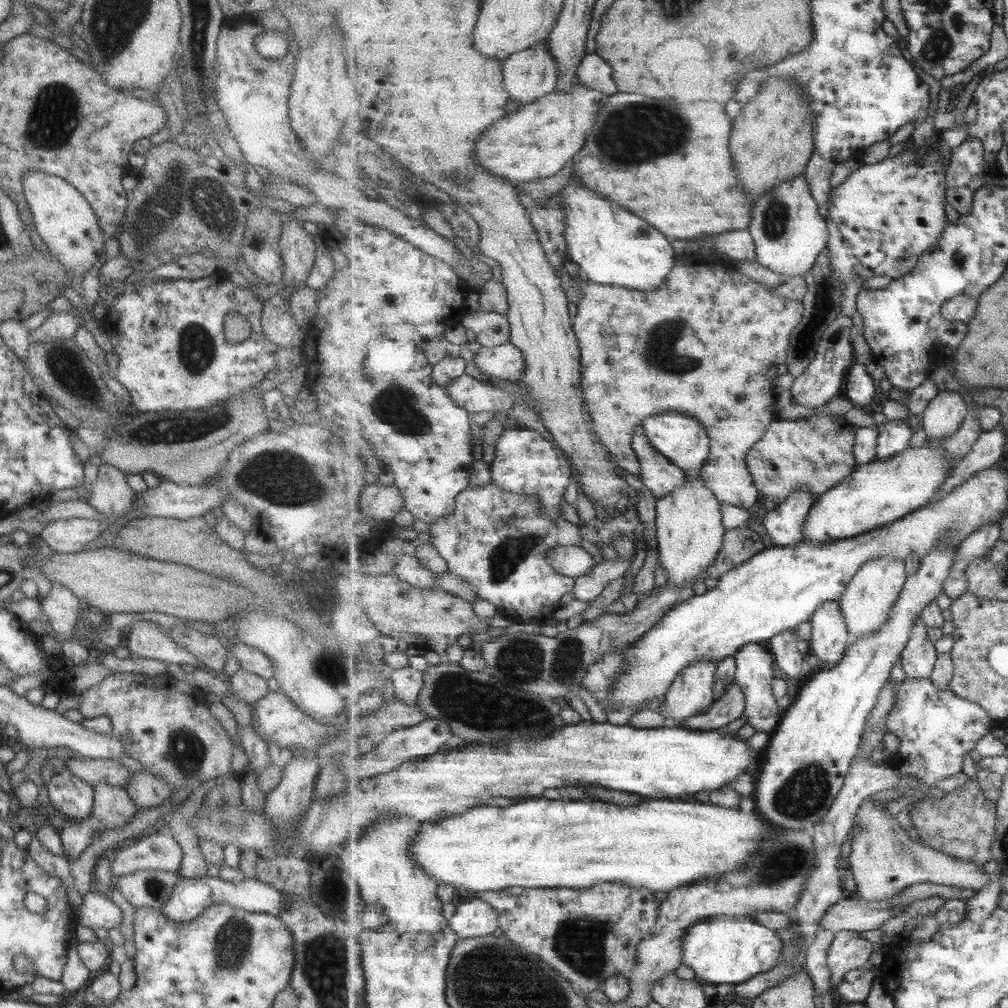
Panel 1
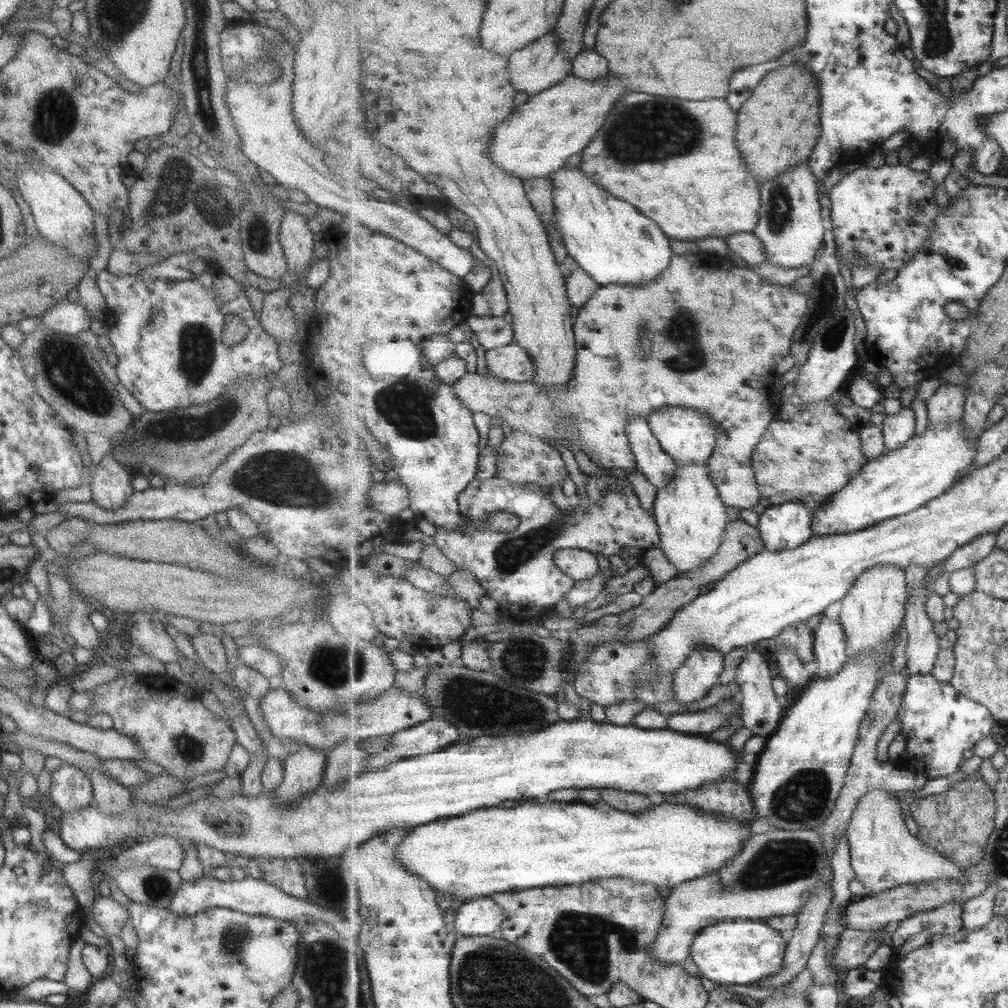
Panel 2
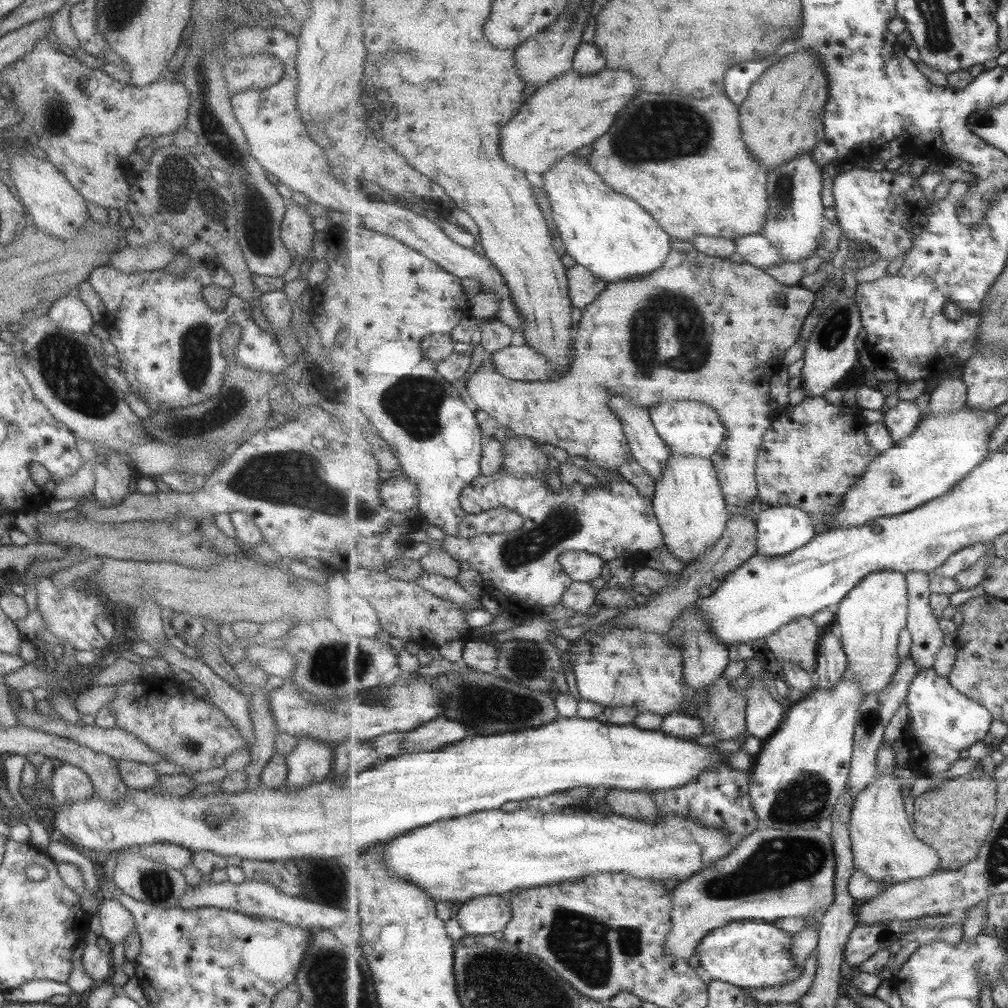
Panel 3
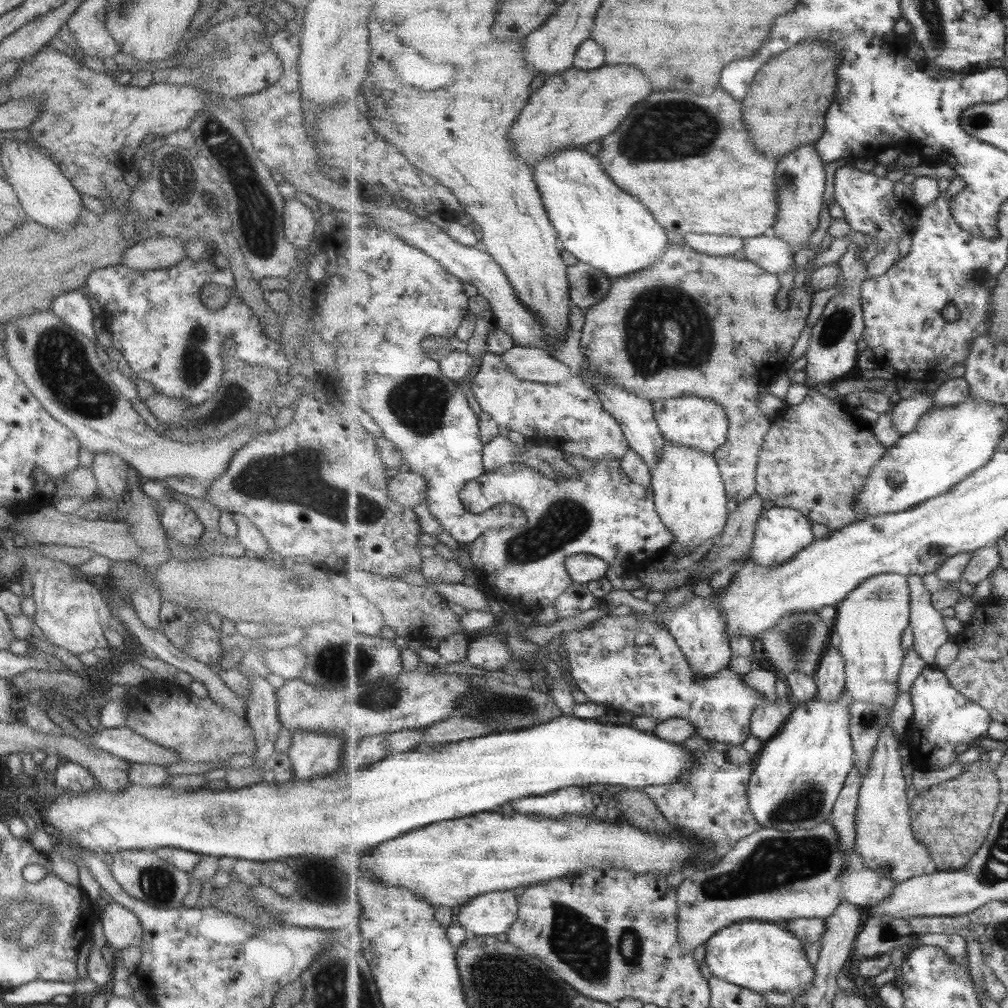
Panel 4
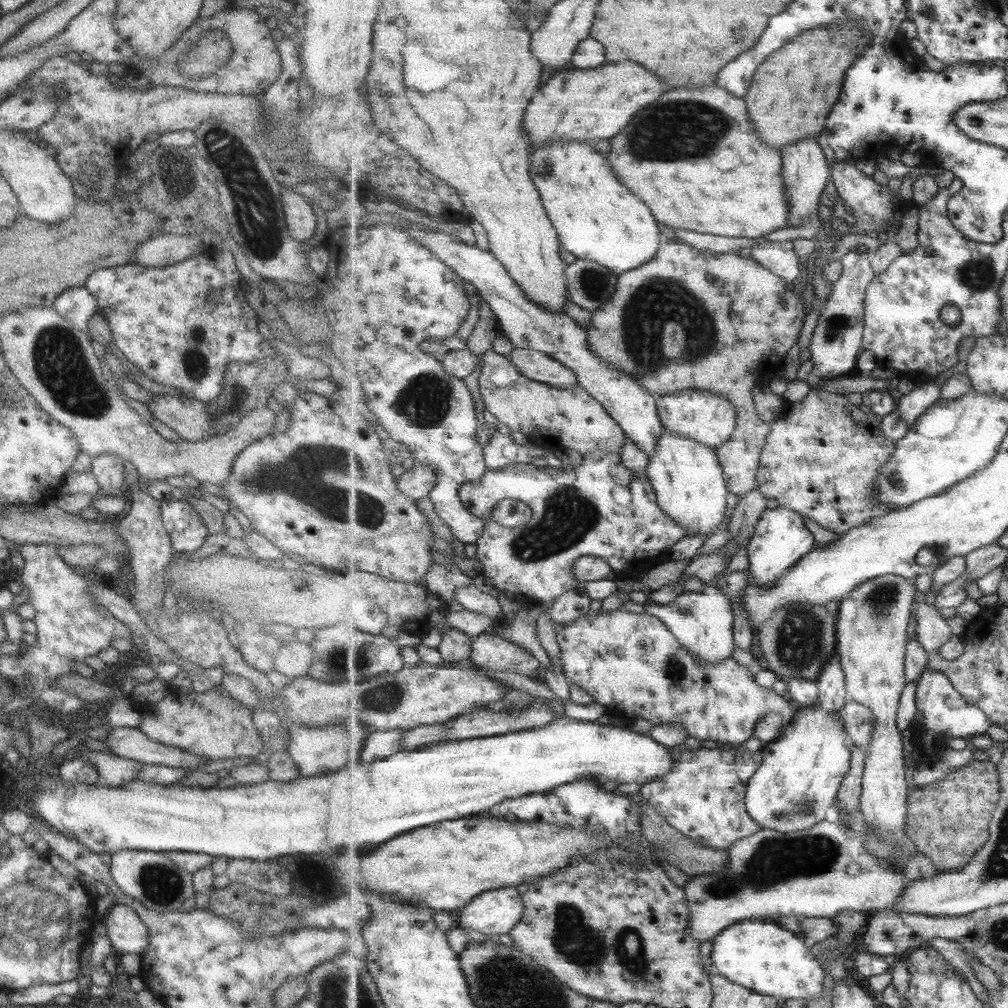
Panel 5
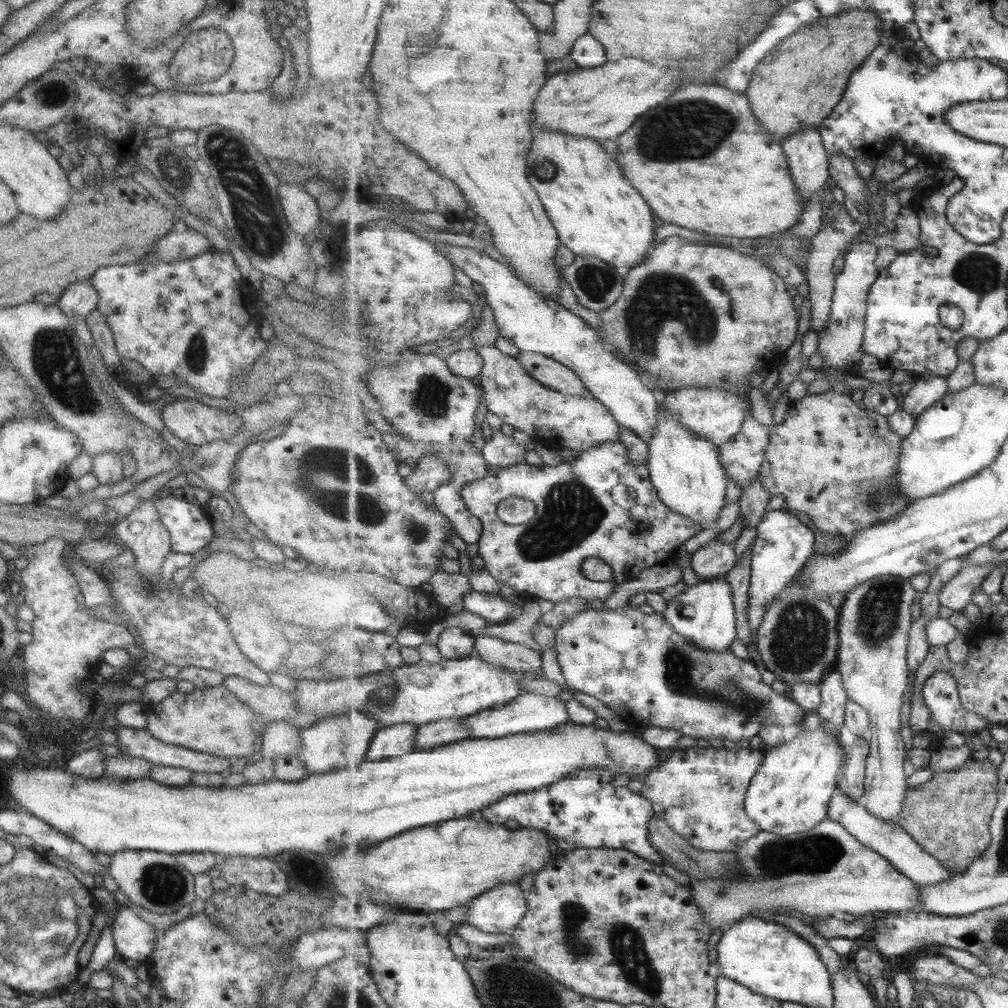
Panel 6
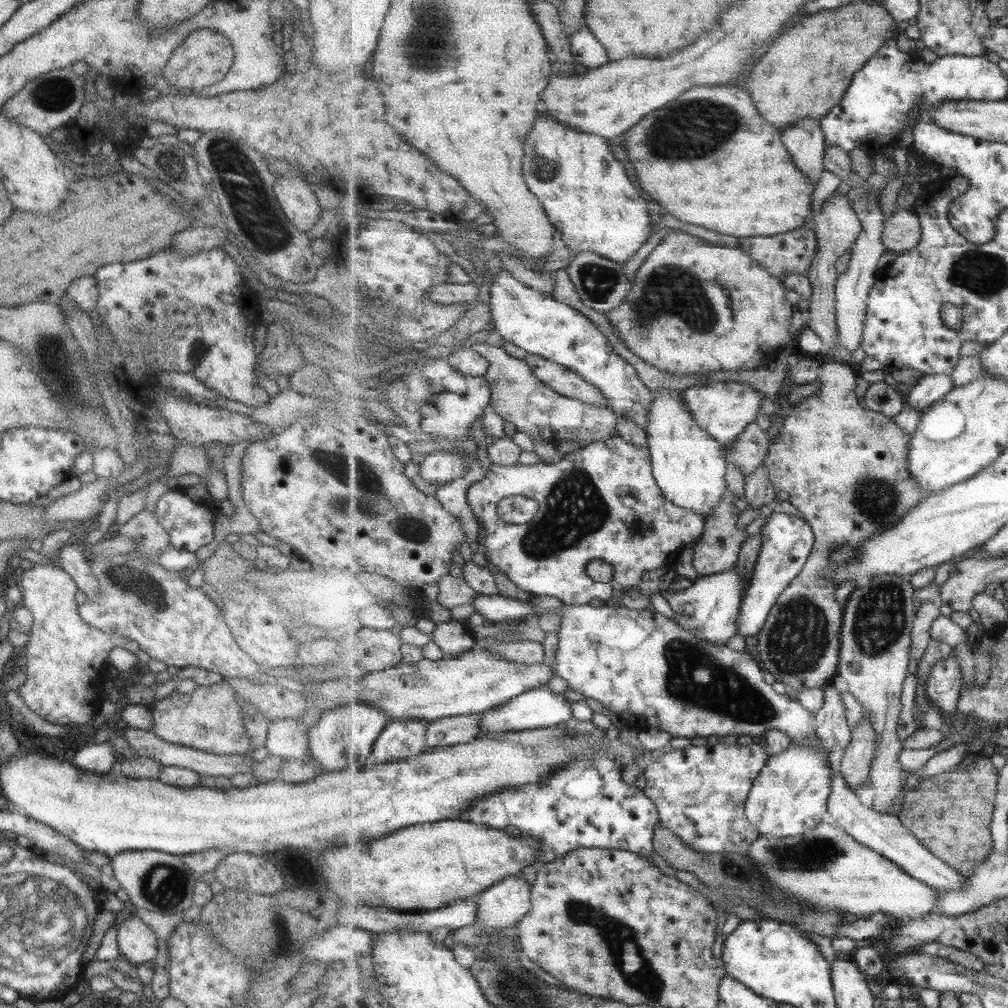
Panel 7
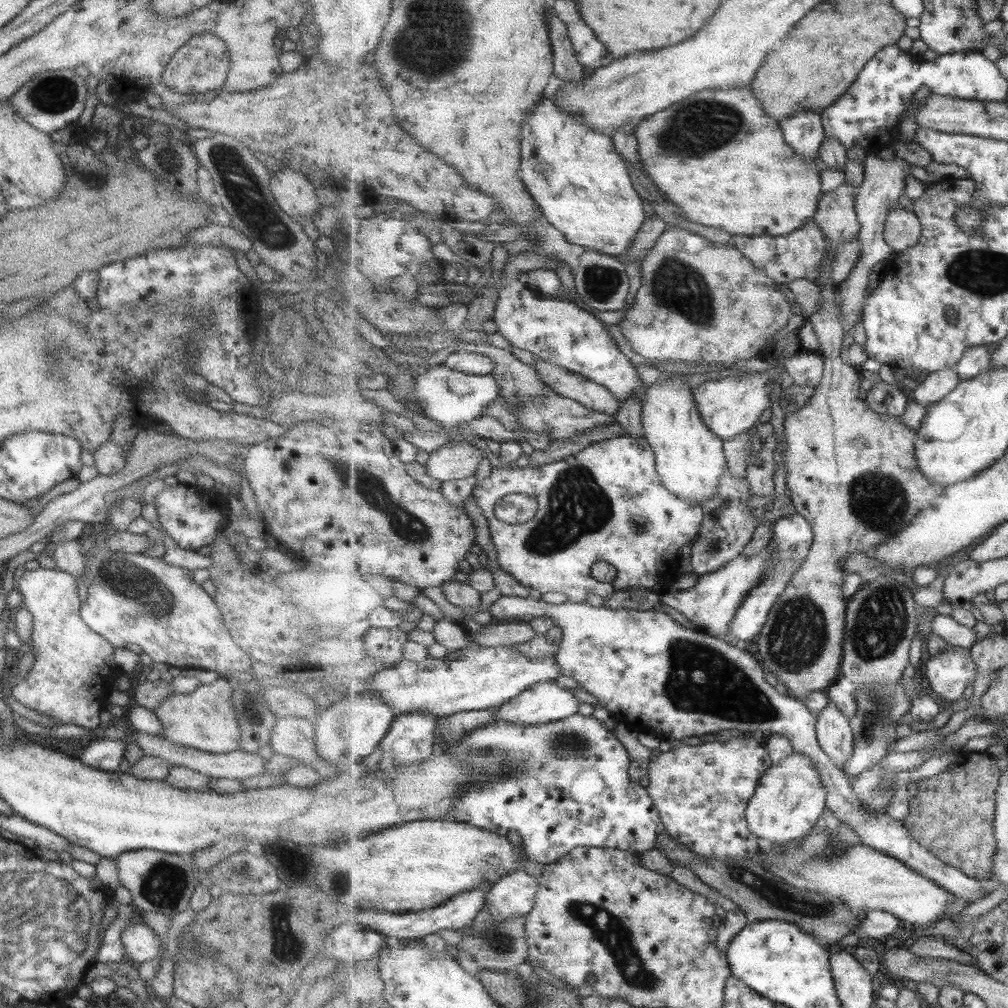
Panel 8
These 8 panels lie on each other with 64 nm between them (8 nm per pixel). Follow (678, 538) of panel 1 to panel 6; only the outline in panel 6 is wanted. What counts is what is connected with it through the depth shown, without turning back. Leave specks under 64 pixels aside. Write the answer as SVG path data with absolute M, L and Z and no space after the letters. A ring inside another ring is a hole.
M663 407L659 409L659 423L649 446L650 478L664 504L682 516L691 517L704 528L714 526L728 504L729 476L719 456L719 446L691 431L673 411Z

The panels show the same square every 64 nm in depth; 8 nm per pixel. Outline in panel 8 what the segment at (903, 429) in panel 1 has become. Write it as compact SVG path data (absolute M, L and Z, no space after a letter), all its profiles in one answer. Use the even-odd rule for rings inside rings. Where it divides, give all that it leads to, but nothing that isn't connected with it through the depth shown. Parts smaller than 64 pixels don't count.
M945 369L930 373L926 379L917 386L911 394L911 399L924 407L941 402L951 394L958 384L961 377L956 369Z

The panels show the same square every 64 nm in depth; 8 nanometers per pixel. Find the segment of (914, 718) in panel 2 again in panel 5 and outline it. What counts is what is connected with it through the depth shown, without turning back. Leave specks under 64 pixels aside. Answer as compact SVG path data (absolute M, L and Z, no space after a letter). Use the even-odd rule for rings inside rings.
M936 670L925 671L916 682L915 704L921 712L920 727L914 727L917 740L921 740L921 735L925 732L933 732L933 740L945 743L951 737L961 737L965 740L980 734L986 736L987 730L994 723L982 709L968 704L949 677Z

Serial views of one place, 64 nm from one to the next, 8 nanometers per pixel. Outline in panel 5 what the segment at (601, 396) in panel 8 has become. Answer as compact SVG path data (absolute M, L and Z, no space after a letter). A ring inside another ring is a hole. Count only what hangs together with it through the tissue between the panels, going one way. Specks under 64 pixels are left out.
M515 348L507 357L517 365L519 373L531 380L572 391L579 383L577 375L570 368L543 352Z

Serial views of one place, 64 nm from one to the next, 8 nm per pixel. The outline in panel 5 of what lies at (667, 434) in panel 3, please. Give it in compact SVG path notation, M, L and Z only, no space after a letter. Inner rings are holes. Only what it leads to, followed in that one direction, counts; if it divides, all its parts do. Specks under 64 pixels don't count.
M687 389L658 396L657 411L665 429L677 431L687 439L703 443L713 449L727 443L737 428L737 409L729 401L729 397L719 393Z

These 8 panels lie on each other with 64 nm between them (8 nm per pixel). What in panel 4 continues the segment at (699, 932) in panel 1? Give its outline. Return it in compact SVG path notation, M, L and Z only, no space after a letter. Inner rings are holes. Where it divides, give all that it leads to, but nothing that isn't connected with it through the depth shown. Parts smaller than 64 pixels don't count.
M739 921L719 930L705 948L706 963L713 977L761 994L799 992L803 995L814 988L818 976L816 966L811 966L807 958L804 942L785 929L782 923Z

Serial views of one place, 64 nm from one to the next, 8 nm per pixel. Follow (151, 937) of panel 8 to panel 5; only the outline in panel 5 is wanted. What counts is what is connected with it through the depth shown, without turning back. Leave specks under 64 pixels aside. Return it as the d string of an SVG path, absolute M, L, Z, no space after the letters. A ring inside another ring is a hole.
M114 905L105 916L105 933L115 952L143 955L149 945L149 932L137 913L127 905Z

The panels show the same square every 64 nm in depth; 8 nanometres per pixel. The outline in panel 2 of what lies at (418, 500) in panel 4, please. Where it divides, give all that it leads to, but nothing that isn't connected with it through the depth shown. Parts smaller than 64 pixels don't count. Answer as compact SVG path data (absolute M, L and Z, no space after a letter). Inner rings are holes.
M394 476L374 483L370 493L370 508L376 512L398 517L403 510L412 508L410 491Z

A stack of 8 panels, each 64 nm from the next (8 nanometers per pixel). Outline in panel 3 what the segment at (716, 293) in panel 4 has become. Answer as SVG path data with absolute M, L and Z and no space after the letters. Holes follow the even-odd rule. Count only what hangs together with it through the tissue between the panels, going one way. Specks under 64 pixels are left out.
M697 249L693 251L671 251L669 258L662 268L659 268L649 275L637 277L637 279L629 279L626 281L619 281L616 283L609 283L609 286L601 292L599 298L595 302L589 304L587 308L582 309L582 317L578 324L577 338L574 342L575 359L569 372L560 380L551 380L547 382L525 382L513 380L497 371L493 359L487 355L484 362L479 366L477 371L467 378L465 388L471 400L475 402L479 414L491 416L495 419L498 425L502 428L509 428L513 434L530 437L540 444L552 444L565 450L569 455L583 456L587 460L591 460L593 464L599 466L601 469L611 470L619 469L623 464L629 461L629 457L633 457L628 438L623 428L623 420L619 420L619 416L611 410L609 401L615 395L623 396L629 399L631 403L639 403L641 407L651 408L655 404L663 402L673 402L681 400L695 400L703 401L707 405L717 409L719 417L723 421L726 428L725 440L719 447L719 450L712 456L715 464L715 469L718 470L719 481L722 482L722 490L726 496L726 502L729 506L737 506L746 508L751 504L757 502L759 497L758 492L758 477L756 476L756 469L758 468L758 454L762 448L764 436L770 430L774 423L776 410L770 409L768 402L771 400L771 379L777 372L783 370L783 358L787 354L787 350L791 350L791 346L799 340L801 336L801 328L805 324L805 318L811 314L815 304L817 294L812 290L807 290L802 286L783 285L767 274L765 270L757 268L755 265L745 263L739 258L723 258L719 256L704 255Z

